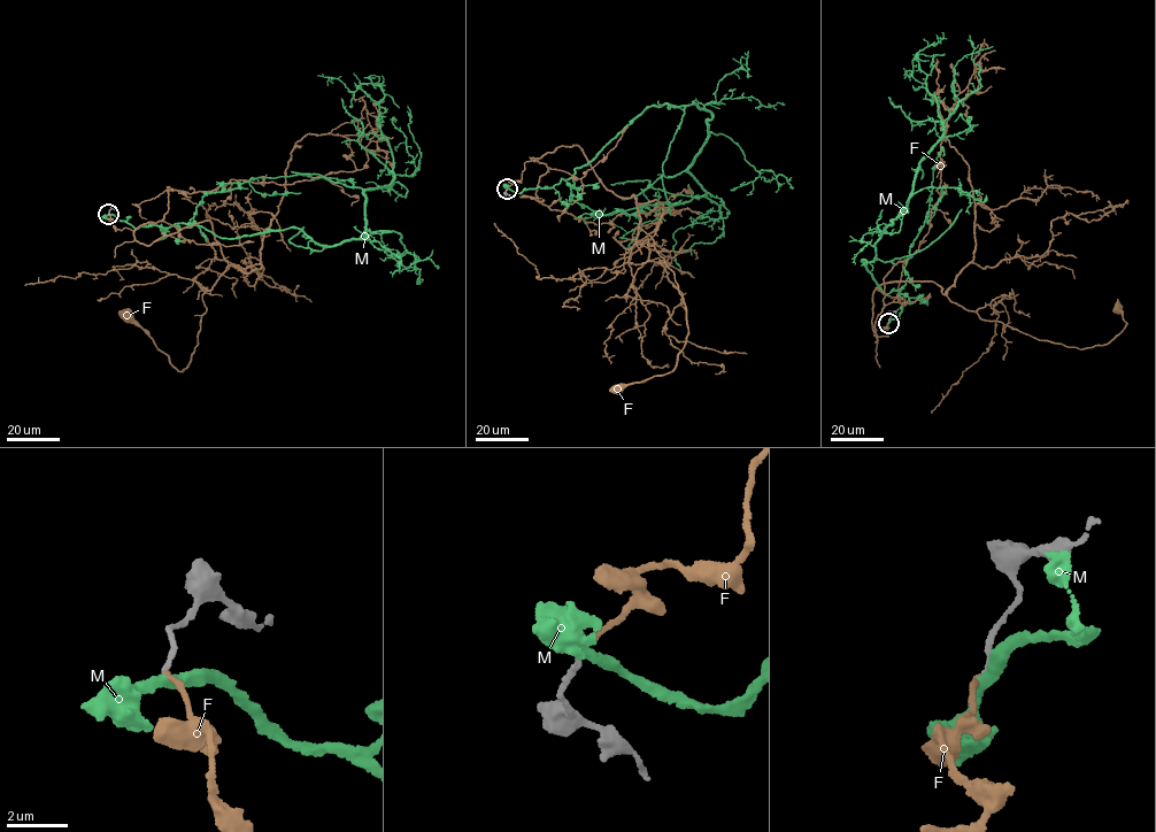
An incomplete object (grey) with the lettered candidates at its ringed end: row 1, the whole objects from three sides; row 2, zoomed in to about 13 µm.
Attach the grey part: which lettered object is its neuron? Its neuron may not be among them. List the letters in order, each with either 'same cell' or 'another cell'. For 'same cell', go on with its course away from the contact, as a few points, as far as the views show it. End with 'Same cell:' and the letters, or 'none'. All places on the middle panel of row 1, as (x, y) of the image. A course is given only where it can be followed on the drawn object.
F: same cell; it runs (507, 187), (524, 162), (578, 146), (605, 187), (636, 198), (688, 332), (673, 369), (617, 388)
M: another cell
Same cell: F

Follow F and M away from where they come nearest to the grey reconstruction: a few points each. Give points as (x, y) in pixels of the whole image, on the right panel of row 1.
F: (887, 323), (876, 341), (873, 293), (894, 282), (929, 280), (979, 317), (1083, 349), (1124, 328), (1117, 308)
M: (888, 323), (900, 318), (900, 292), (883, 293), (862, 260), (877, 257), (942, 132), (917, 53), (904, 78)

